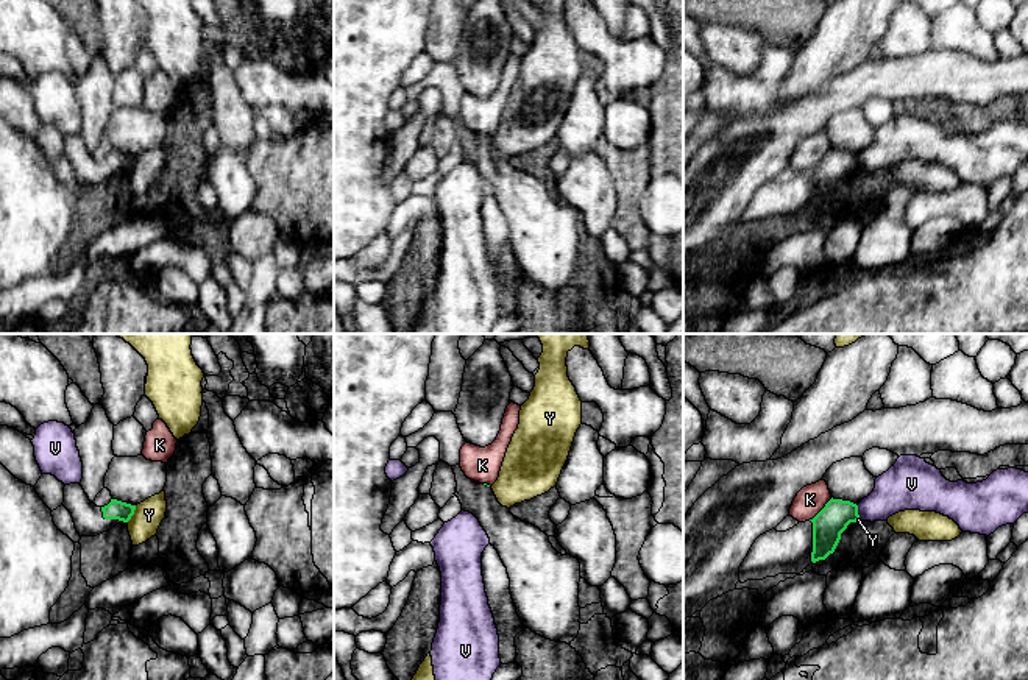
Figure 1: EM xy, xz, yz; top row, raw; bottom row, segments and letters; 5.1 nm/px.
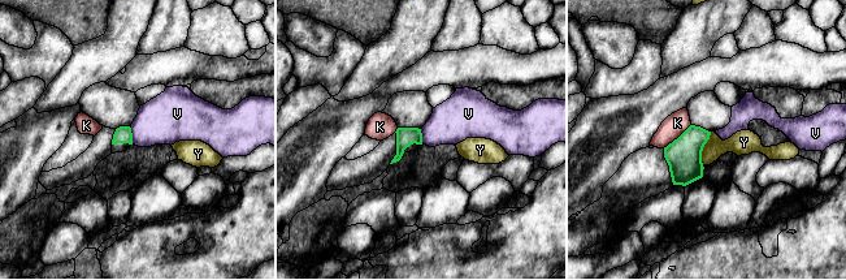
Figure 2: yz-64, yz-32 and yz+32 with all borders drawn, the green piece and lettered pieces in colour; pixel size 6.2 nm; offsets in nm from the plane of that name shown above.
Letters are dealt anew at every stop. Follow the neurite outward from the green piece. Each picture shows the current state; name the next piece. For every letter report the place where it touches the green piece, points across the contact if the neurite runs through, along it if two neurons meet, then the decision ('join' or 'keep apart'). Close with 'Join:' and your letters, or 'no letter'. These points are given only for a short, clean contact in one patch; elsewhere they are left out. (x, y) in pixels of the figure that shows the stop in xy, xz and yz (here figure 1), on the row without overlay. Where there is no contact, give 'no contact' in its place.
K: contact yz (821, 161); keep apart
V: contact yz (857, 162); border yz (857, 156), (860, 169); keep apart
Y: contact xy (133, 164); keep apart
Join: no letter

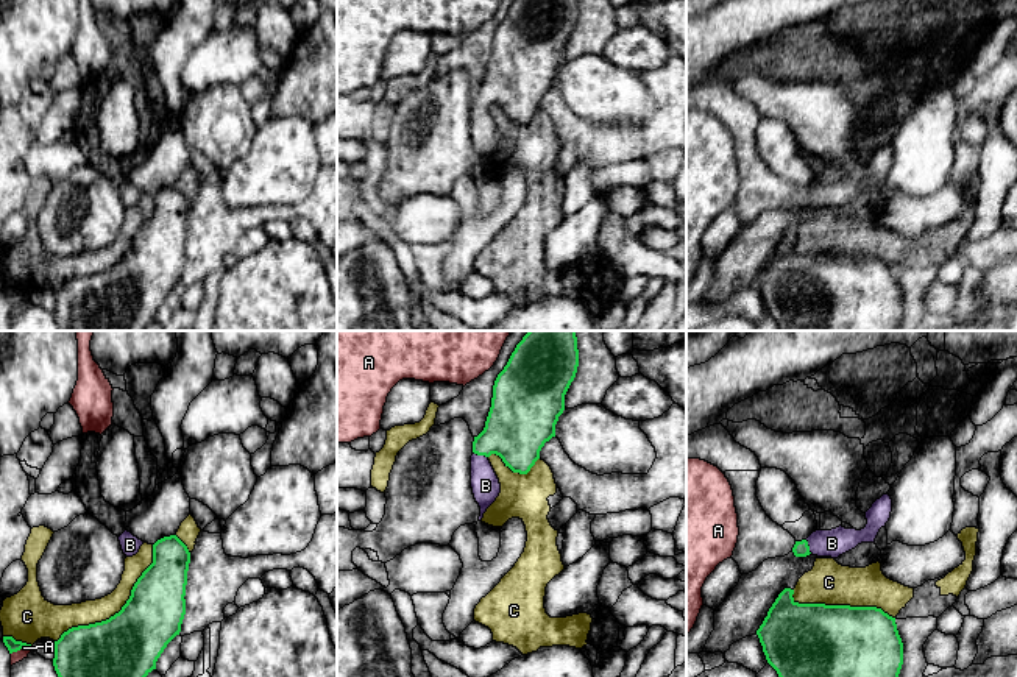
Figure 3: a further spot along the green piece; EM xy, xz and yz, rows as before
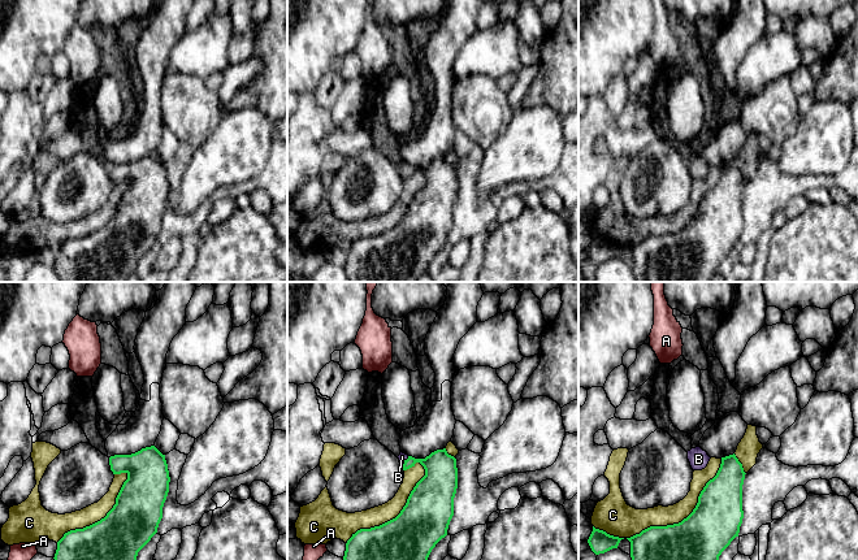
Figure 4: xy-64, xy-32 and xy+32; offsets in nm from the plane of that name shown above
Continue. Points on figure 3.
A: contact xy (21, 298); keep apart
B: contact xz (481, 105); way xz (518, 75), (481, 105), (485, 136); join
C: contact xy (120, 261); keep apart
Join: B

